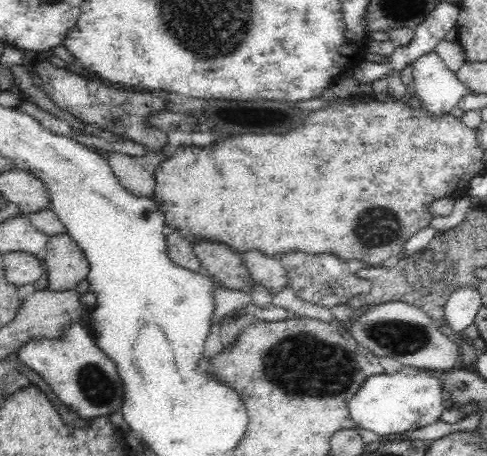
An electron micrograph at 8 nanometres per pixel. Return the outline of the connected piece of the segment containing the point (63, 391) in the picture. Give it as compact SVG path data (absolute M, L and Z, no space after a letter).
M75 322L74 324L66 324L62 336L58 336L58 338L30 338L24 346L18 348L16 353L18 354L18 361L40 374L50 385L54 394L72 411L76 412L80 418L111 415L116 410L121 409L124 394L122 379L118 375L114 361L96 345L89 328L80 326Z

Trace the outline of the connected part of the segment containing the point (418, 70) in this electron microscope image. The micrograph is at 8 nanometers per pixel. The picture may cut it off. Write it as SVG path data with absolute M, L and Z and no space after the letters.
M434 50L420 56L412 63L414 96L422 103L428 117L439 118L458 105L470 89L462 85L456 74L446 68L444 61Z

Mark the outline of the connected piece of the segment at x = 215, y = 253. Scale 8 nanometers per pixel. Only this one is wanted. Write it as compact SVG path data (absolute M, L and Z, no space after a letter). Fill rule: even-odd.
M198 240L193 243L193 253L198 257L201 271L213 278L218 287L250 292L254 284L240 254L221 242Z

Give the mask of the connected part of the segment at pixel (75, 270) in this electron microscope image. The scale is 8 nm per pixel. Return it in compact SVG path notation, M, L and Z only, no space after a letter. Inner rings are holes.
M60 233L49 237L45 253L48 289L54 292L74 289L86 279L90 270L86 255L70 235Z

